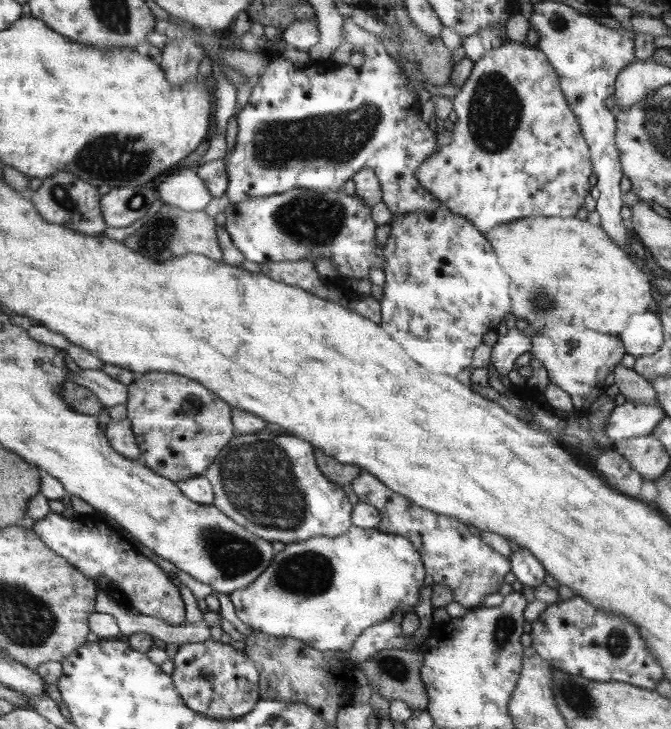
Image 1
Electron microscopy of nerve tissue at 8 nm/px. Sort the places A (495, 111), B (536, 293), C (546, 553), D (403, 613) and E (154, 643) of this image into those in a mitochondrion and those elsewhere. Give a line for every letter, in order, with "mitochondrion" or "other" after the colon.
A: mitochondrion
B: mitochondrion
C: other
D: other
E: other

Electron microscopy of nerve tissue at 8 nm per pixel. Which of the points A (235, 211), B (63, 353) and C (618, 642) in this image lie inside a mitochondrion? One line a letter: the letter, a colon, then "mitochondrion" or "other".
A: other
B: other
C: mitochondrion

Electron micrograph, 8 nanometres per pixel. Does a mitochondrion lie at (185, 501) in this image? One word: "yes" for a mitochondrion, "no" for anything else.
no

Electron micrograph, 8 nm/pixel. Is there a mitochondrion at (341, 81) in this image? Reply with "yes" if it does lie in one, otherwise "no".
no

